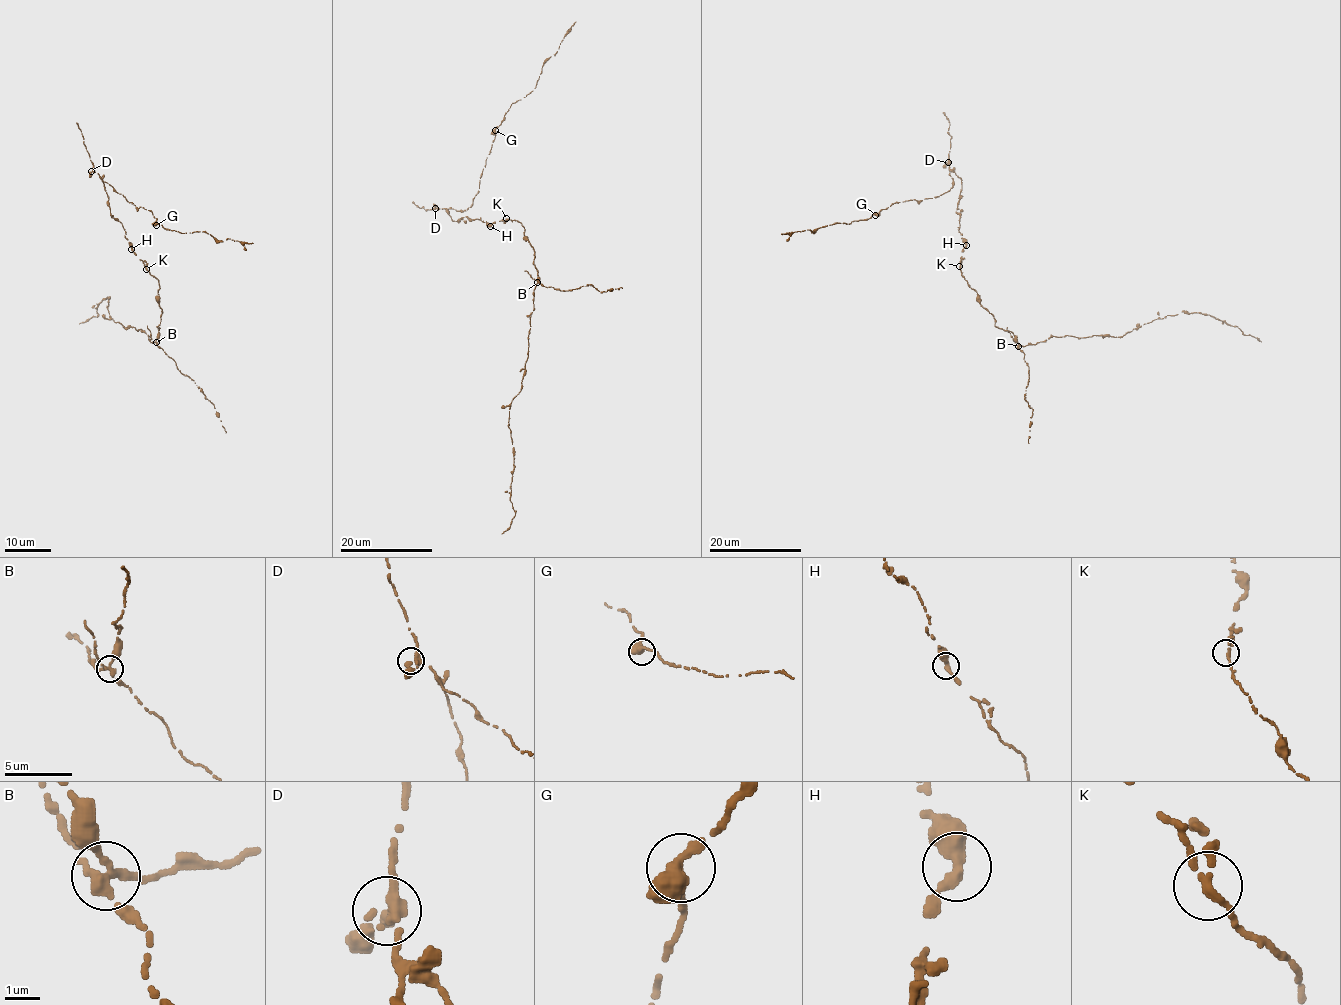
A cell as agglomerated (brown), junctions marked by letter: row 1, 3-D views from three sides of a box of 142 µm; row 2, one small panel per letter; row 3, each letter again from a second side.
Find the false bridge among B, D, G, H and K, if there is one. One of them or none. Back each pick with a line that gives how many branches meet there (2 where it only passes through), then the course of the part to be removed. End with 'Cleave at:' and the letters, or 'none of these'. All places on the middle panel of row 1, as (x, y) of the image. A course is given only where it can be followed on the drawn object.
B: branches 3; course (537, 282), (564, 291), (589, 285), (605, 292), (622, 288)
Cleave at: B

